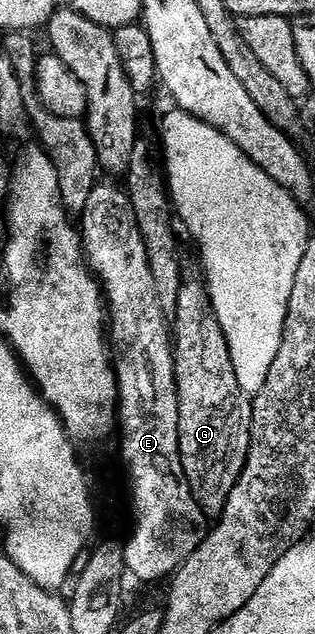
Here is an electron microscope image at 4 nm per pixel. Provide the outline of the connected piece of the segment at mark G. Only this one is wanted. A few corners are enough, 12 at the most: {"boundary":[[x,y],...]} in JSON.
{"boundary":[[203,278],[174,316],[178,445],[219,520],[252,444],[252,399]]}

